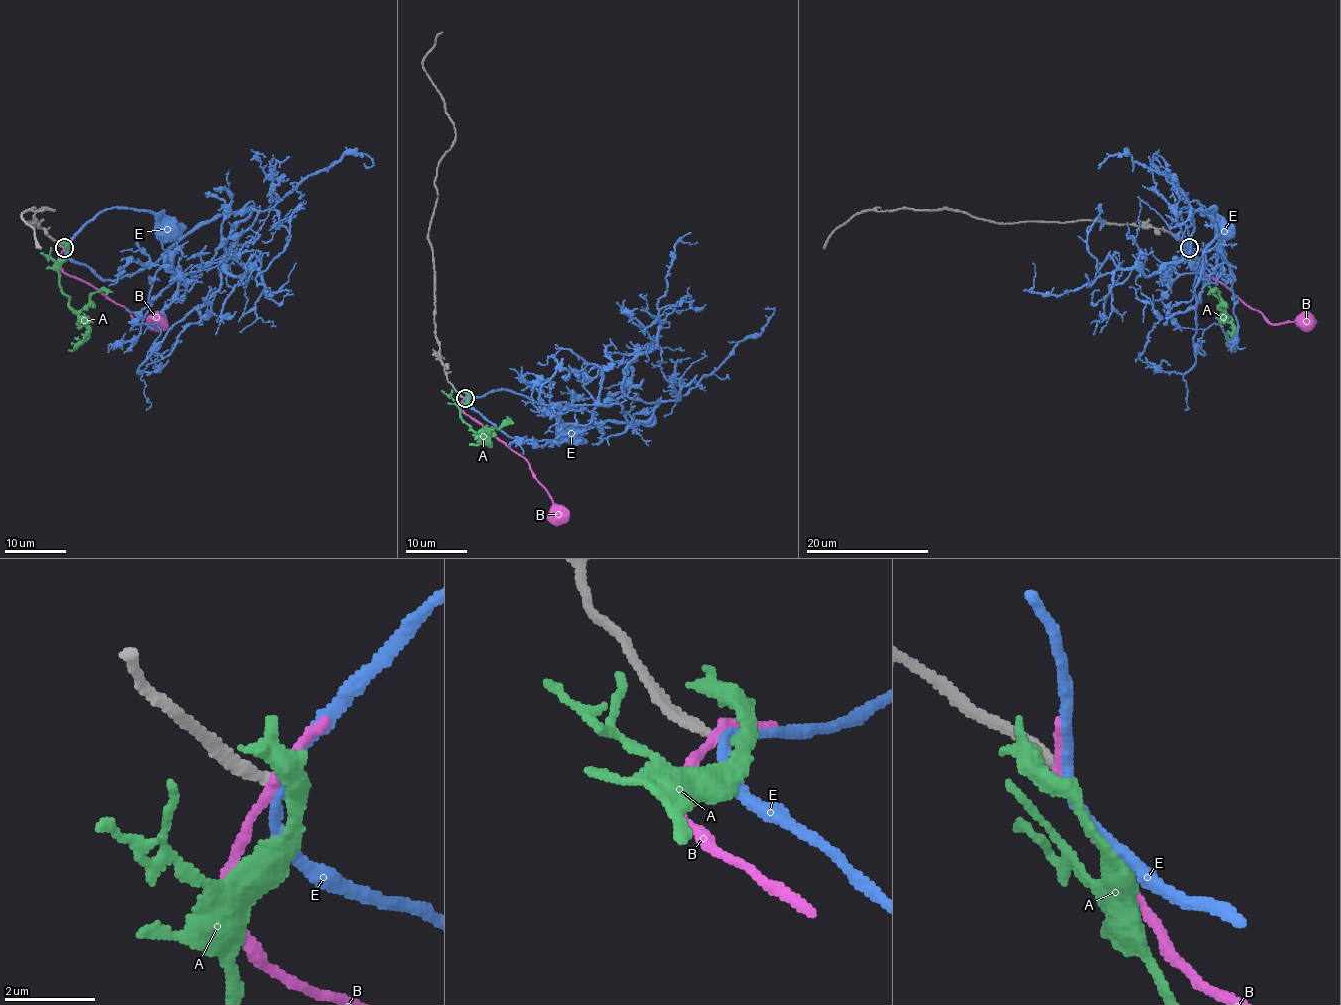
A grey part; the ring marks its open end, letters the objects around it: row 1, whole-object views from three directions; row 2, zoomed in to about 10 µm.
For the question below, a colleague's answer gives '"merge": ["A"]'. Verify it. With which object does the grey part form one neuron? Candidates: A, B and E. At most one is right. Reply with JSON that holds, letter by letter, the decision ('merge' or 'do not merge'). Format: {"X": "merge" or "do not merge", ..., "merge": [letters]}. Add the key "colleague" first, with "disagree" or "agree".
{"colleague": "agree", "A": "merge", "B": "do not merge", "E": "do not merge", "merge": ["A"]}

